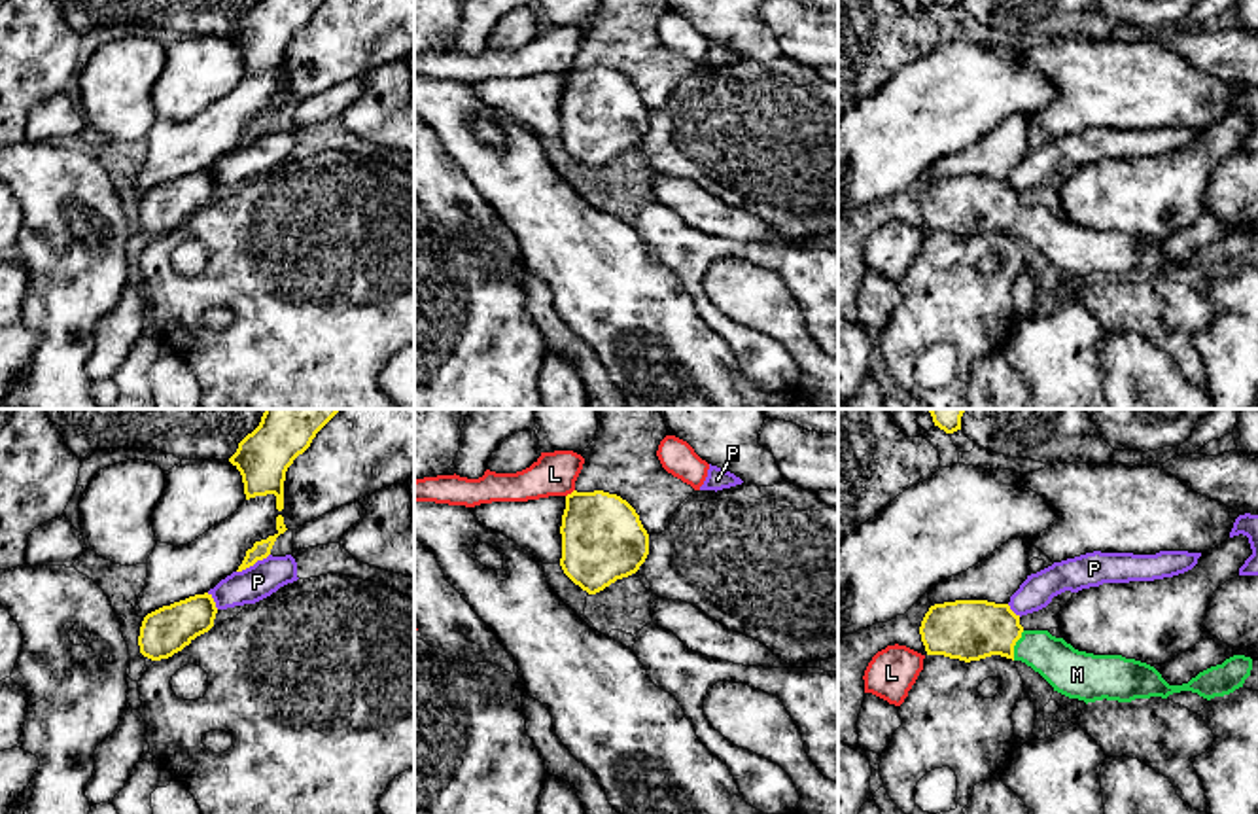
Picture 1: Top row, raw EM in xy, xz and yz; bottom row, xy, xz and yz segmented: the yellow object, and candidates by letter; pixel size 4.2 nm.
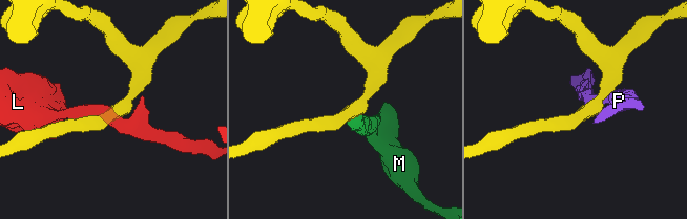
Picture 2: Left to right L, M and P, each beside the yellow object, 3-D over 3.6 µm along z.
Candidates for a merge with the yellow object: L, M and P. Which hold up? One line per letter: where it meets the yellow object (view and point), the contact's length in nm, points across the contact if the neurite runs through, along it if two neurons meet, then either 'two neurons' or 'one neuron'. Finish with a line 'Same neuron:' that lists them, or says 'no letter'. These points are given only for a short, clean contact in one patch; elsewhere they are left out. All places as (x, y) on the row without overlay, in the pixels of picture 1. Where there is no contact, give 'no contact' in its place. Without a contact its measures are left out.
L: meets yellow in xz at (572, 69); contact 50 nm long; two neurons
M: meets yellow in yz at (1014, 220); contact 140 nm long; runs through yz (969, 207), (997, 207), (1014, 220), (1037, 224), (1065, 245); one neuron
P: meets yellow in xy at (252, 141); contact 170 nm long; two neurons
Same neuron: M

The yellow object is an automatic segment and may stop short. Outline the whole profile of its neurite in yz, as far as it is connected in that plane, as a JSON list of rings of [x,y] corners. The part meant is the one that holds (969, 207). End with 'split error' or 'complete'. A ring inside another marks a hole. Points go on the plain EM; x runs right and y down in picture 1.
[[[955,176],[935,180],[919,203],[927,231],[965,239],[1001,231],[1022,237],[1039,248],[1054,267],[1088,278],[1162,273],[1192,267],[1211,276],[1243,263],[1252,235],[1233,231],[1182,261],[1169,261],[1162,250],[1141,237],[1122,231],[1093,231],[1075,225],[1048,206],[1025,206],[1008,180]]] | split error

